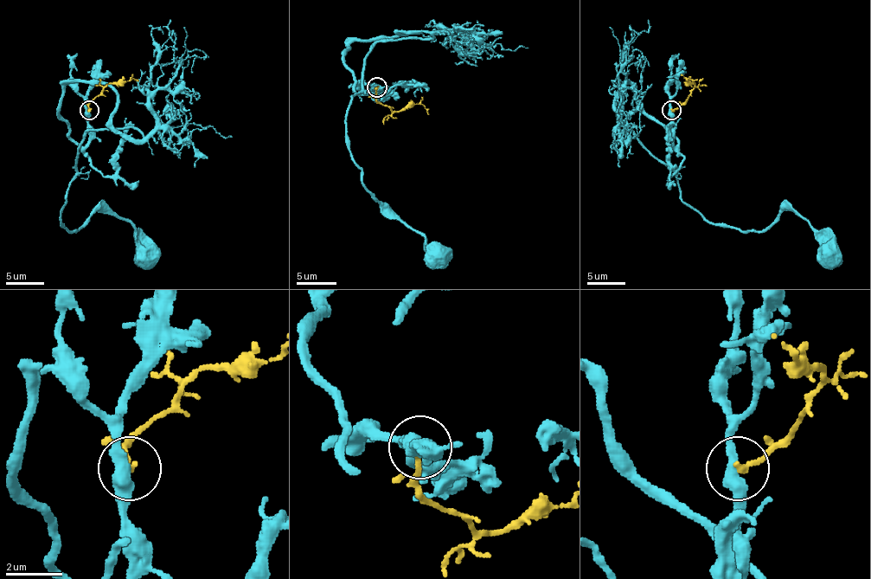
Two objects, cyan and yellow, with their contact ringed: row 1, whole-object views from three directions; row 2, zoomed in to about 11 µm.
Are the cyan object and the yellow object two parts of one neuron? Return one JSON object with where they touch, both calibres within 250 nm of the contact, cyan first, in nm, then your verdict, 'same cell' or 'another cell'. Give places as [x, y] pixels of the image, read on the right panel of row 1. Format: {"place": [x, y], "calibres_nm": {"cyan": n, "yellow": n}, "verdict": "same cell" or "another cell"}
{"place": [671, 110], "calibres_nm": {"cyan": 440, "yellow": 220}, "verdict": "another cell"}

